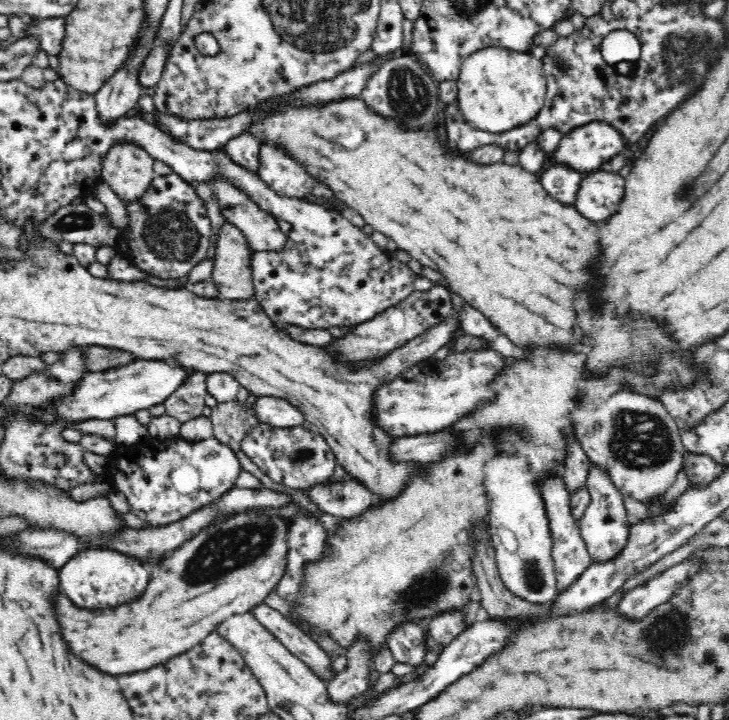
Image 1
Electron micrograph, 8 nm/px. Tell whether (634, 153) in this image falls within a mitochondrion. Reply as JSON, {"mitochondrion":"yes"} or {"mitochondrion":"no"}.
{"mitochondrion":"no"}

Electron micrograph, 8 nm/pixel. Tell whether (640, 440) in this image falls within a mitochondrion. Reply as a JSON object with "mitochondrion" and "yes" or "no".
{"mitochondrion":"yes"}

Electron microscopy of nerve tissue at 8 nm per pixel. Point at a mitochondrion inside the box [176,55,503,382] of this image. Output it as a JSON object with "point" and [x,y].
{"point":[408,94]}

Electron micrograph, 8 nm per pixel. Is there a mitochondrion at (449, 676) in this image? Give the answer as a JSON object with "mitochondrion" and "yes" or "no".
{"mitochondrion":"no"}

